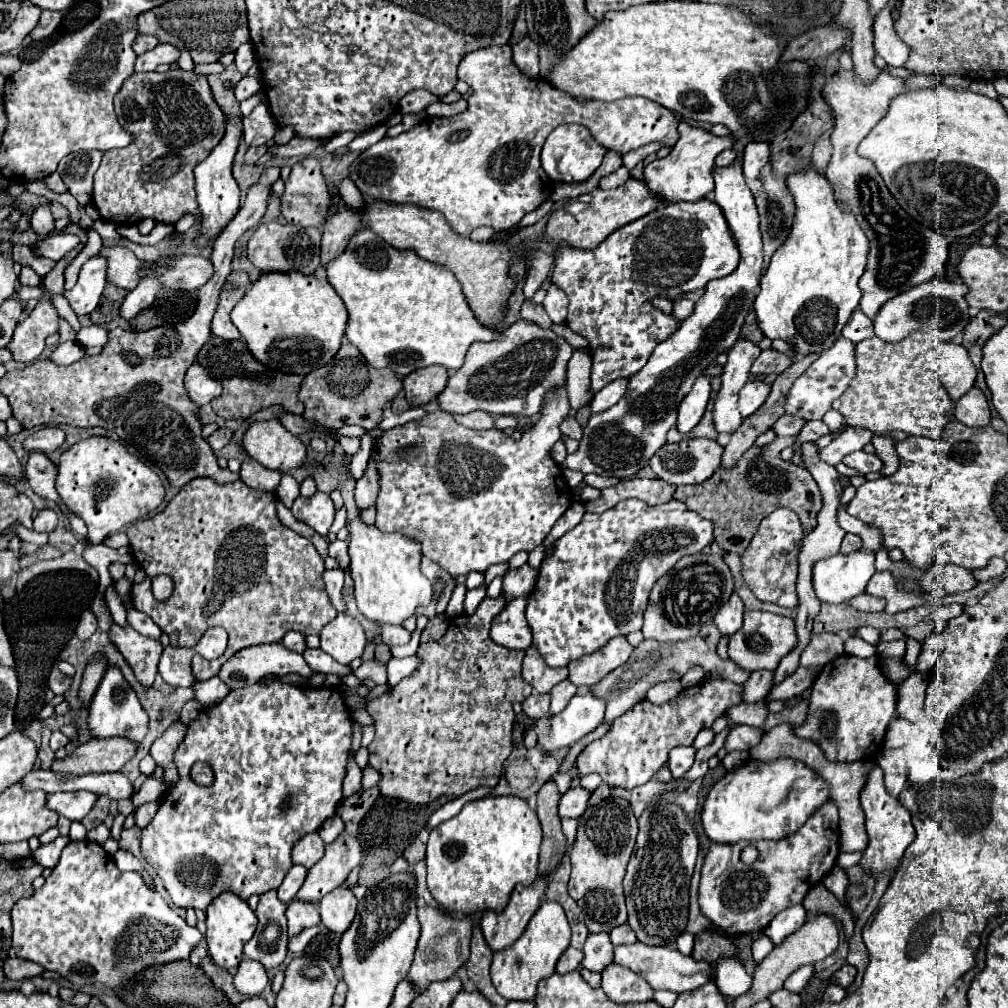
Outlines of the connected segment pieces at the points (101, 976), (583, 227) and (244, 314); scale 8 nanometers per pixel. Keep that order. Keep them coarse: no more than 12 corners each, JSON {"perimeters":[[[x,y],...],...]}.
{"perimeters":[[[70,840],[14,904],[12,952],[132,986],[204,940],[140,874]],[[644,180],[570,198],[544,238],[592,250],[664,200]],[[264,272],[232,322],[258,362],[306,376],[348,312],[326,278]]]}

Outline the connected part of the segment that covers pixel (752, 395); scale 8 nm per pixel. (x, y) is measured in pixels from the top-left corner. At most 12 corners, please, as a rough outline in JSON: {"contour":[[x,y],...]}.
{"contour":[[748,380],[738,394],[738,410],[754,414],[770,394],[764,380]]}

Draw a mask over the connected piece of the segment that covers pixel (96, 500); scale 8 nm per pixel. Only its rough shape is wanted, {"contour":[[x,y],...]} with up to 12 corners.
{"contour":[[118,440],[62,452],[56,490],[86,538],[144,518],[158,474]]}

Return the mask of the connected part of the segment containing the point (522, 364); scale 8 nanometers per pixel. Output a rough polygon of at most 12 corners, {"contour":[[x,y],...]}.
{"contour":[[518,320],[474,342],[442,410],[534,416],[570,344]]}

